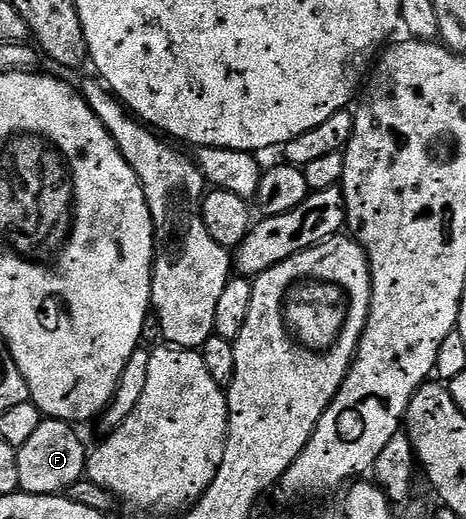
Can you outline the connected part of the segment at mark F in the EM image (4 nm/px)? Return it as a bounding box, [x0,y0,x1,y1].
[17,419,89,495]

